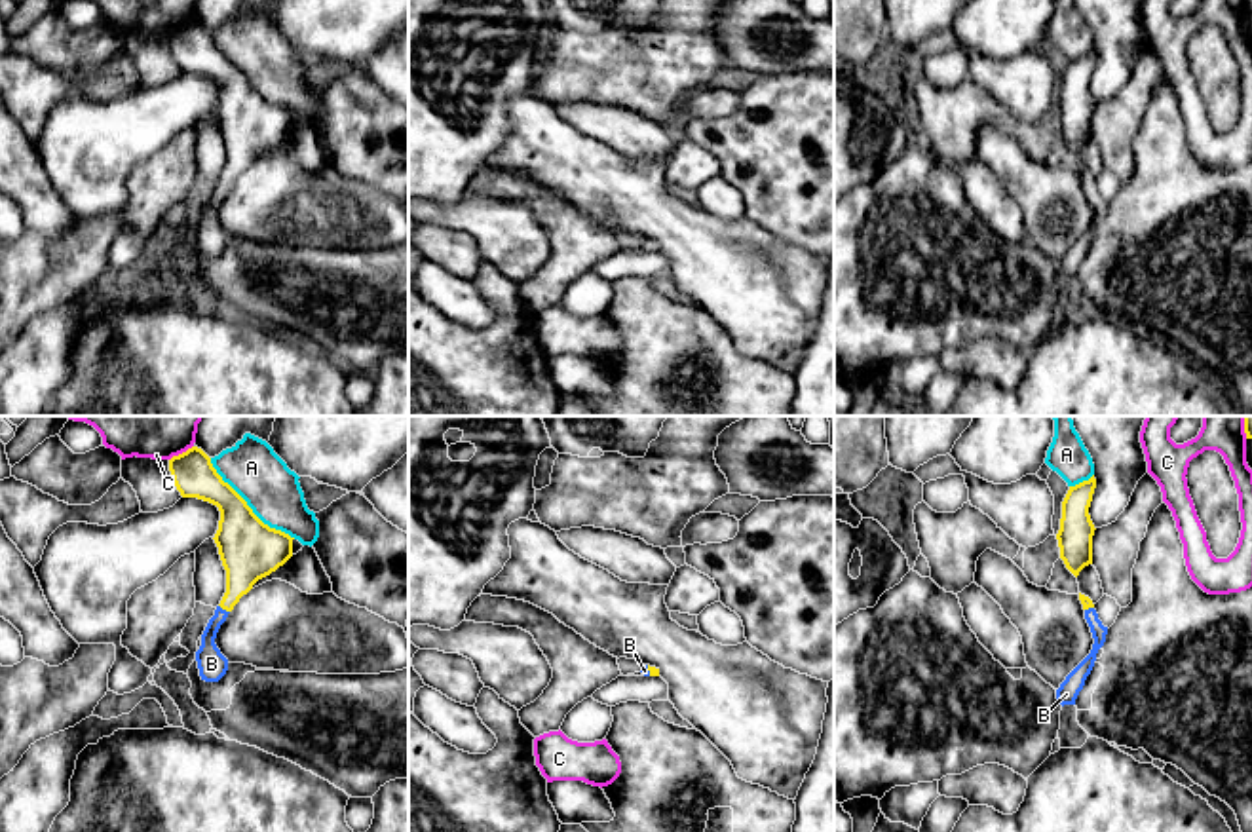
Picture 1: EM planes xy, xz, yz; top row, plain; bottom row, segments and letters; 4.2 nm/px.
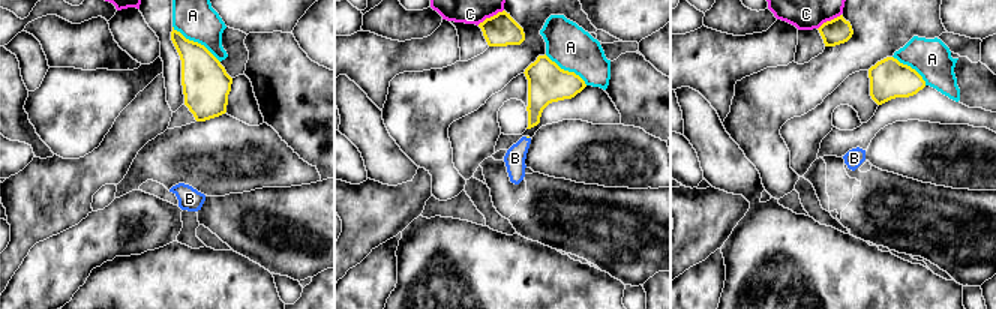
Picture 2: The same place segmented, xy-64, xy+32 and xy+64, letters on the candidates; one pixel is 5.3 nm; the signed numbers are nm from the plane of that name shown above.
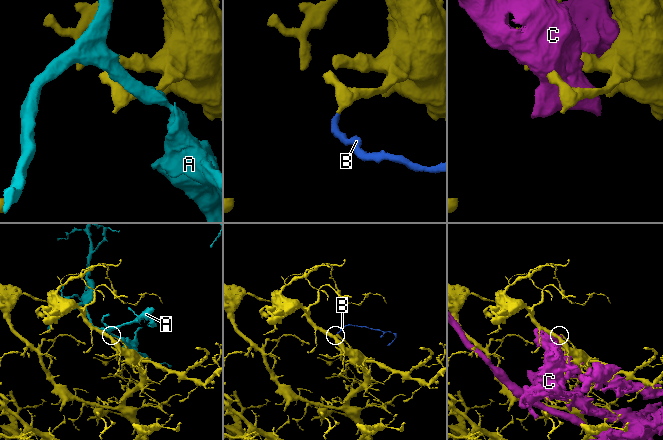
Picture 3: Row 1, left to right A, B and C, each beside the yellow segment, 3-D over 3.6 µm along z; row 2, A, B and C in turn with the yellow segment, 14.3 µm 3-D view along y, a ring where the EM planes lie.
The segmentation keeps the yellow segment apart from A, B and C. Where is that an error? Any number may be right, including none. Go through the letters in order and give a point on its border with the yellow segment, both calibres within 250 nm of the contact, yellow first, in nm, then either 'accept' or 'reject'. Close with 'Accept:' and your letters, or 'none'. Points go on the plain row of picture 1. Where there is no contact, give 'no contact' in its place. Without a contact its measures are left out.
A: contact xy (247, 80); calibres 260 and 240 nm; reject
B: contact xy (225, 183); calibres 220 and 120 nm; accept
C: contact xy (183, 27); calibres 180 and 140 nm; reject
Accept: B

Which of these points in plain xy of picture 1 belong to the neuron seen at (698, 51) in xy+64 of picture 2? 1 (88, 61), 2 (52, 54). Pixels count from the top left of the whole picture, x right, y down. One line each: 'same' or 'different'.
1: different
2: different

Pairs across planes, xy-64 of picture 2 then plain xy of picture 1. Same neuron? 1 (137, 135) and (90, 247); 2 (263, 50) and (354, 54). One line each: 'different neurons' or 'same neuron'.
1: same neuron
2: different neurons

